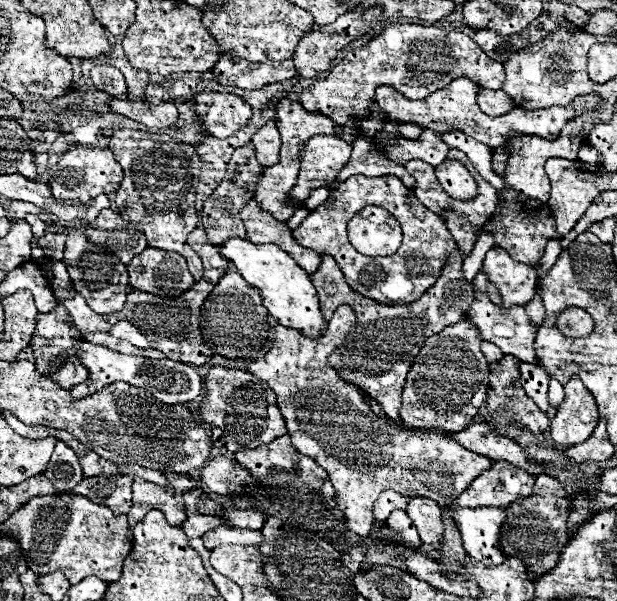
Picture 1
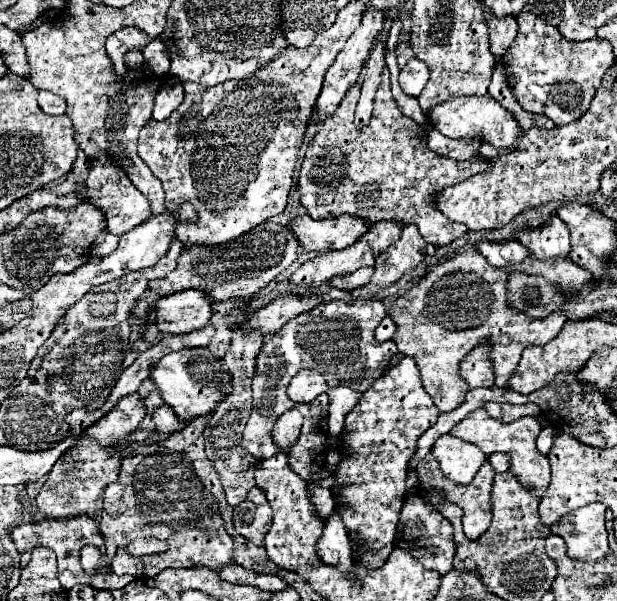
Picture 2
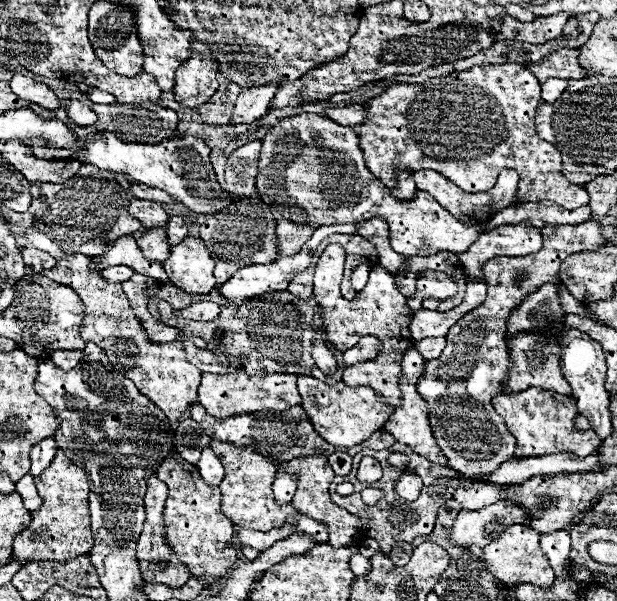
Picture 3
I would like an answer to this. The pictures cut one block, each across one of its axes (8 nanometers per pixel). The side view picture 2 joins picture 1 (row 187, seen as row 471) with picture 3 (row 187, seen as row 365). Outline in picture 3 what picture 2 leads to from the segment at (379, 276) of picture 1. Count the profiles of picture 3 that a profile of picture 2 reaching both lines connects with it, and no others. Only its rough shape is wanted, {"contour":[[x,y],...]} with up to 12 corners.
{"contour":[[398,172],[398,186],[392,190],[398,200],[412,200],[416,184],[412,172]]}

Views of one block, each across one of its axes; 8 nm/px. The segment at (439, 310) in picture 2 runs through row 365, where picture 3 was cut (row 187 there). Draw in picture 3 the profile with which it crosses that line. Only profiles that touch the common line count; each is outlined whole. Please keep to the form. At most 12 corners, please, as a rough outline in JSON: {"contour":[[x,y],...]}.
{"contour":[[414,172],[432,194],[466,226],[484,224],[520,204],[518,174],[500,172],[490,192],[464,192],[446,176]]}

